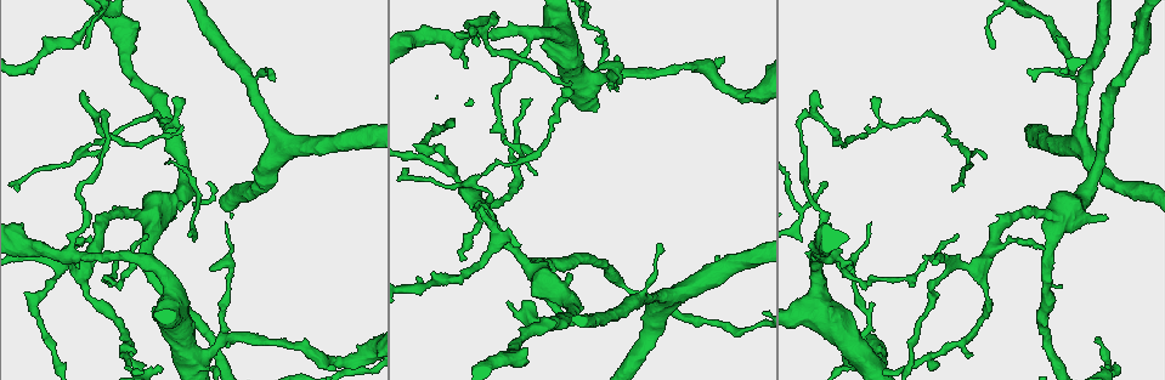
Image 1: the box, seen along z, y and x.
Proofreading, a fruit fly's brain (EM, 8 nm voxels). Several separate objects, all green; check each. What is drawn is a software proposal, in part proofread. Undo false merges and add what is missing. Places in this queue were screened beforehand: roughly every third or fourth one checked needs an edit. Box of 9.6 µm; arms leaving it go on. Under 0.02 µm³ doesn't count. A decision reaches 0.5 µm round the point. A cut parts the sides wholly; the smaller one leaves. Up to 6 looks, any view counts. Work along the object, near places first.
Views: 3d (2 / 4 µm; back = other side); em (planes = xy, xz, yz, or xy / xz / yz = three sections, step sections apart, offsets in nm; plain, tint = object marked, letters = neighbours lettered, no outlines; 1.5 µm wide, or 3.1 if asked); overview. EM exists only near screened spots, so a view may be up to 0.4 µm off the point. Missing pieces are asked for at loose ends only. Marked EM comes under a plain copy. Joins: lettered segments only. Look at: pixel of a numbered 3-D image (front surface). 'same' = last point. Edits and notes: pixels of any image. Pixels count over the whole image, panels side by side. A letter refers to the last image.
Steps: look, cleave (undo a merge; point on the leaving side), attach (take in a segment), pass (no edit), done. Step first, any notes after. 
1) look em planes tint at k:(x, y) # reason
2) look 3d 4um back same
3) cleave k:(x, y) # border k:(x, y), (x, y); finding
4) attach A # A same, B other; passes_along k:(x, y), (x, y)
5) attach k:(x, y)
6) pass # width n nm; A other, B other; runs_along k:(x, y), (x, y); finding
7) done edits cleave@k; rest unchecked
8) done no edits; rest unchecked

look em planes letters at 1:(970, 355) # an open end

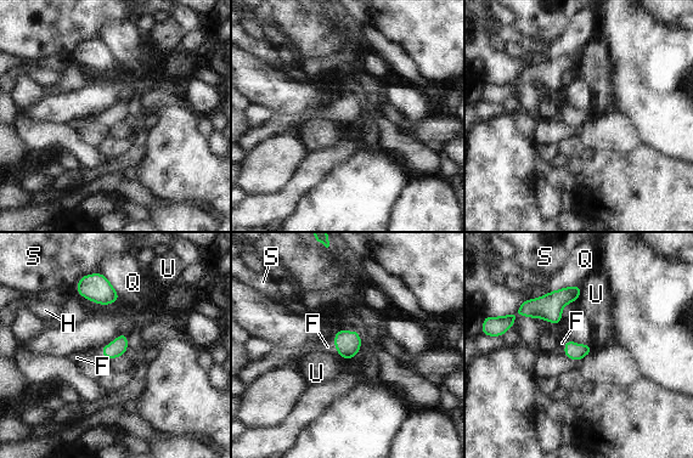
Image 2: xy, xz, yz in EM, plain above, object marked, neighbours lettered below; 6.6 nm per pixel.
attach F # width 110 nm; F same, H other, Q other, S other, U other; passes_along 2:(348, 344), (334, 345), (327, 346); the neuron continues

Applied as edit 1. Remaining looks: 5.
look 3d 4um at 1:(450, 173) # thin neck

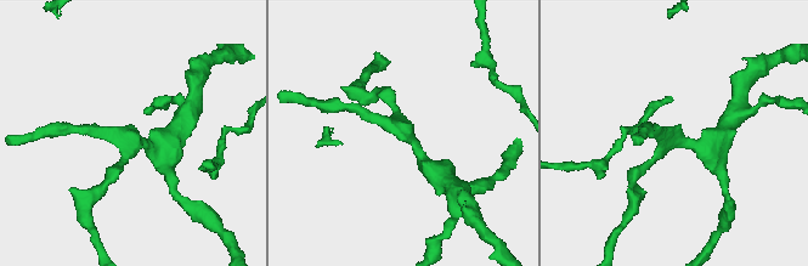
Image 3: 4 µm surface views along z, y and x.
look em xz step 8 tint at 3:(408, 133) # arms 3; arm_widths 160, 170, 360 nm; now the EM

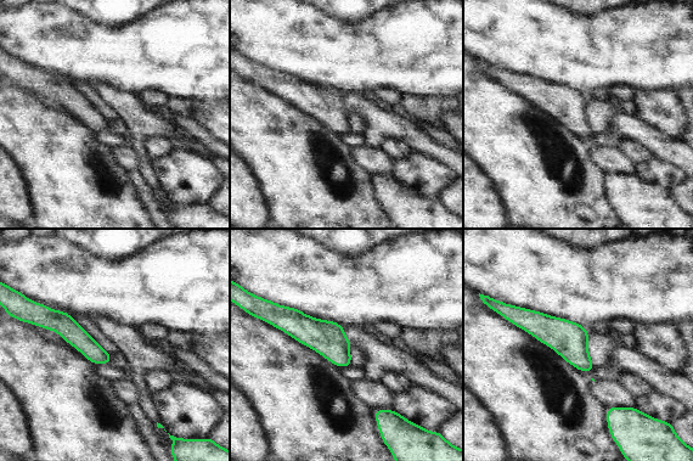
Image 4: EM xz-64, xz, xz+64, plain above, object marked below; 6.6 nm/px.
look em planes letters same

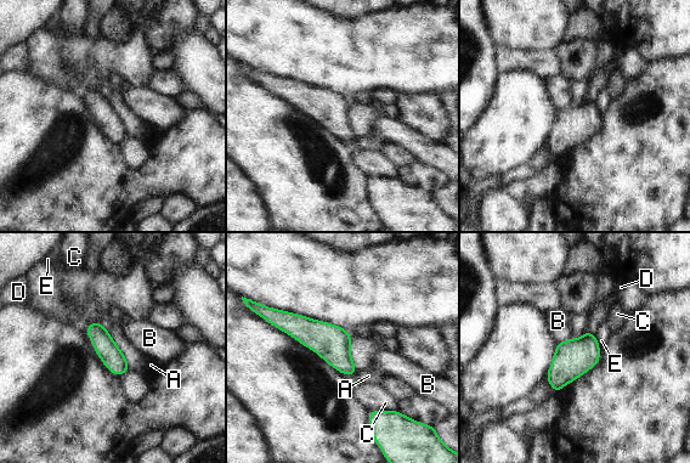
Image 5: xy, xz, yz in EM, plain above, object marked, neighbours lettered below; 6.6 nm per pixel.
pass # longest_contact C 200 nm; A other, B other, C other, D other, E other; border 5:(571, 337), (558, 343); continuous, no second neuron

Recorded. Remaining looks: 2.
done edits attach@2; rest unchecked

